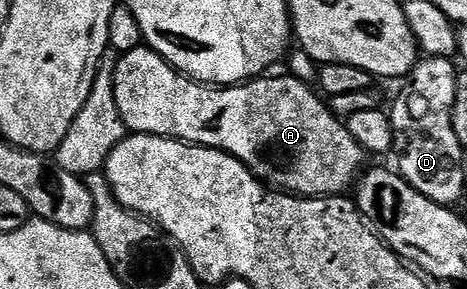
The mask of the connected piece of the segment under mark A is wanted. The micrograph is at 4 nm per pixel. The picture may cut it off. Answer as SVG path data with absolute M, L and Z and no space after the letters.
M142 45L124 52L120 56L117 63L117 68L114 71L114 97L115 104L118 105L118 111L121 114L122 121L125 122L126 128L130 132L141 135L166 135L166 140L169 141L184 141L189 145L196 145L199 147L214 147L220 151L226 151L228 155L233 155L240 163L244 163L258 179L264 181L266 184L272 185L274 188L280 189L282 192L290 195L299 195L302 197L333 197L341 191L349 183L349 178L352 177L353 171L360 172L361 158L363 152L360 145L349 136L349 128L336 115L334 115L328 106L312 90L314 89L310 84L303 83L298 79L292 77L285 77L285 79L269 79L270 77L258 77L249 80L248 83L238 83L231 87L218 87L216 85L206 85L204 83L196 83L194 79L189 79L182 75L168 63L157 51L152 51L148 45Z

